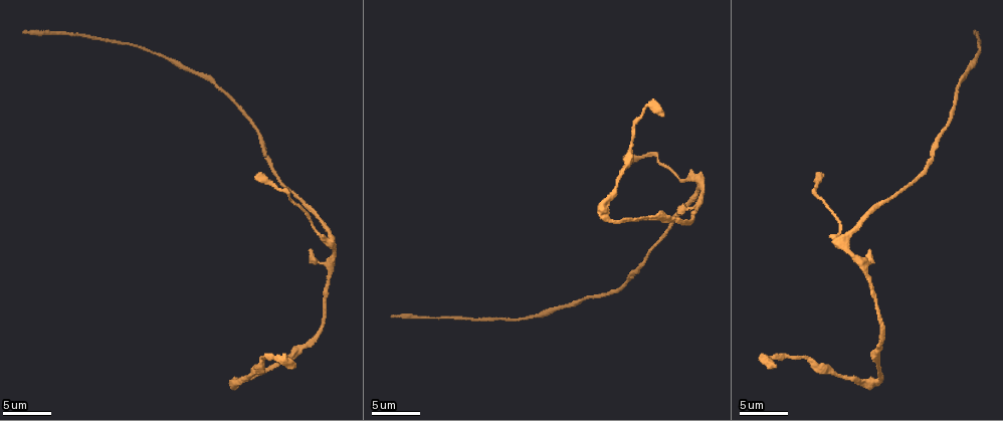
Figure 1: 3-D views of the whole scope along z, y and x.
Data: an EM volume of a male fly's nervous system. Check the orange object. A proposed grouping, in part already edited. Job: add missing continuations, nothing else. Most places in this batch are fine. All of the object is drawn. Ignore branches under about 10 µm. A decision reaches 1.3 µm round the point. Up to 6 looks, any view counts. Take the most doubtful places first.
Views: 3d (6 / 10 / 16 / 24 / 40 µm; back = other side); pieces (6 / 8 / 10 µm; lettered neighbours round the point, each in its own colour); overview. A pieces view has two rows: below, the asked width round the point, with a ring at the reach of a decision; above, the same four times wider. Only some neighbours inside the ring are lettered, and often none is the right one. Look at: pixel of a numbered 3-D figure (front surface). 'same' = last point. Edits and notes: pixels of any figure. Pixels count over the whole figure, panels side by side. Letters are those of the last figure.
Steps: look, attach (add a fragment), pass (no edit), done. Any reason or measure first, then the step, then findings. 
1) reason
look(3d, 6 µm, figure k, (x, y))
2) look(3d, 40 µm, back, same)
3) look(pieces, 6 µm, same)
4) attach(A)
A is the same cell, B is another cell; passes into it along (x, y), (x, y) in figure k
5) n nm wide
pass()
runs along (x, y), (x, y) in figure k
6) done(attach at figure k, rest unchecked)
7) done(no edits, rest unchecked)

free end
look(pieces, 8 µm, figure 1, (391, 316))

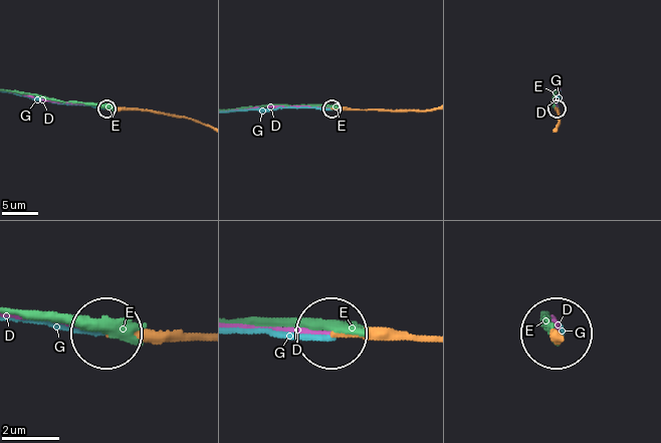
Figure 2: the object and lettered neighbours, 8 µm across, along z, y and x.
pass()
D, E and G are other cells; no lettered fragment goes on from it

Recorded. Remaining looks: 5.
free end
look(pieces, 8 µm, figure 1, (775, 365))

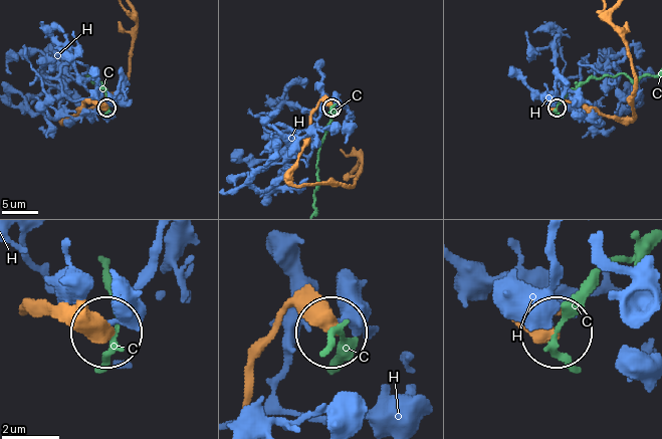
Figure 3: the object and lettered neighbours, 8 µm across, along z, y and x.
440 nm wide
pass()
C and H are other cells; no lettered fragment goes on from it

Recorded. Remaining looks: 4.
branch stops here
look(pieces, 6 µm, figure 1, (311, 248))

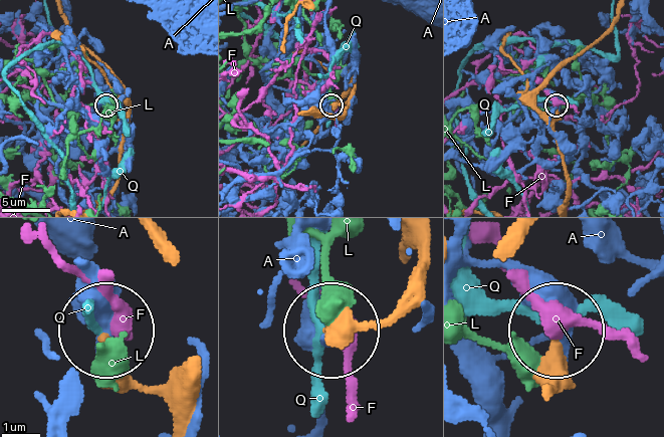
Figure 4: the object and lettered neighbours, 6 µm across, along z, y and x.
pass()
A, F, L and Q are other cells; runs along (189, 357), (148, 385), (109, 334) in figure 4; no lettered fragment goes on from it

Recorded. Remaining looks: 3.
done(no edits, rest unchecked)

